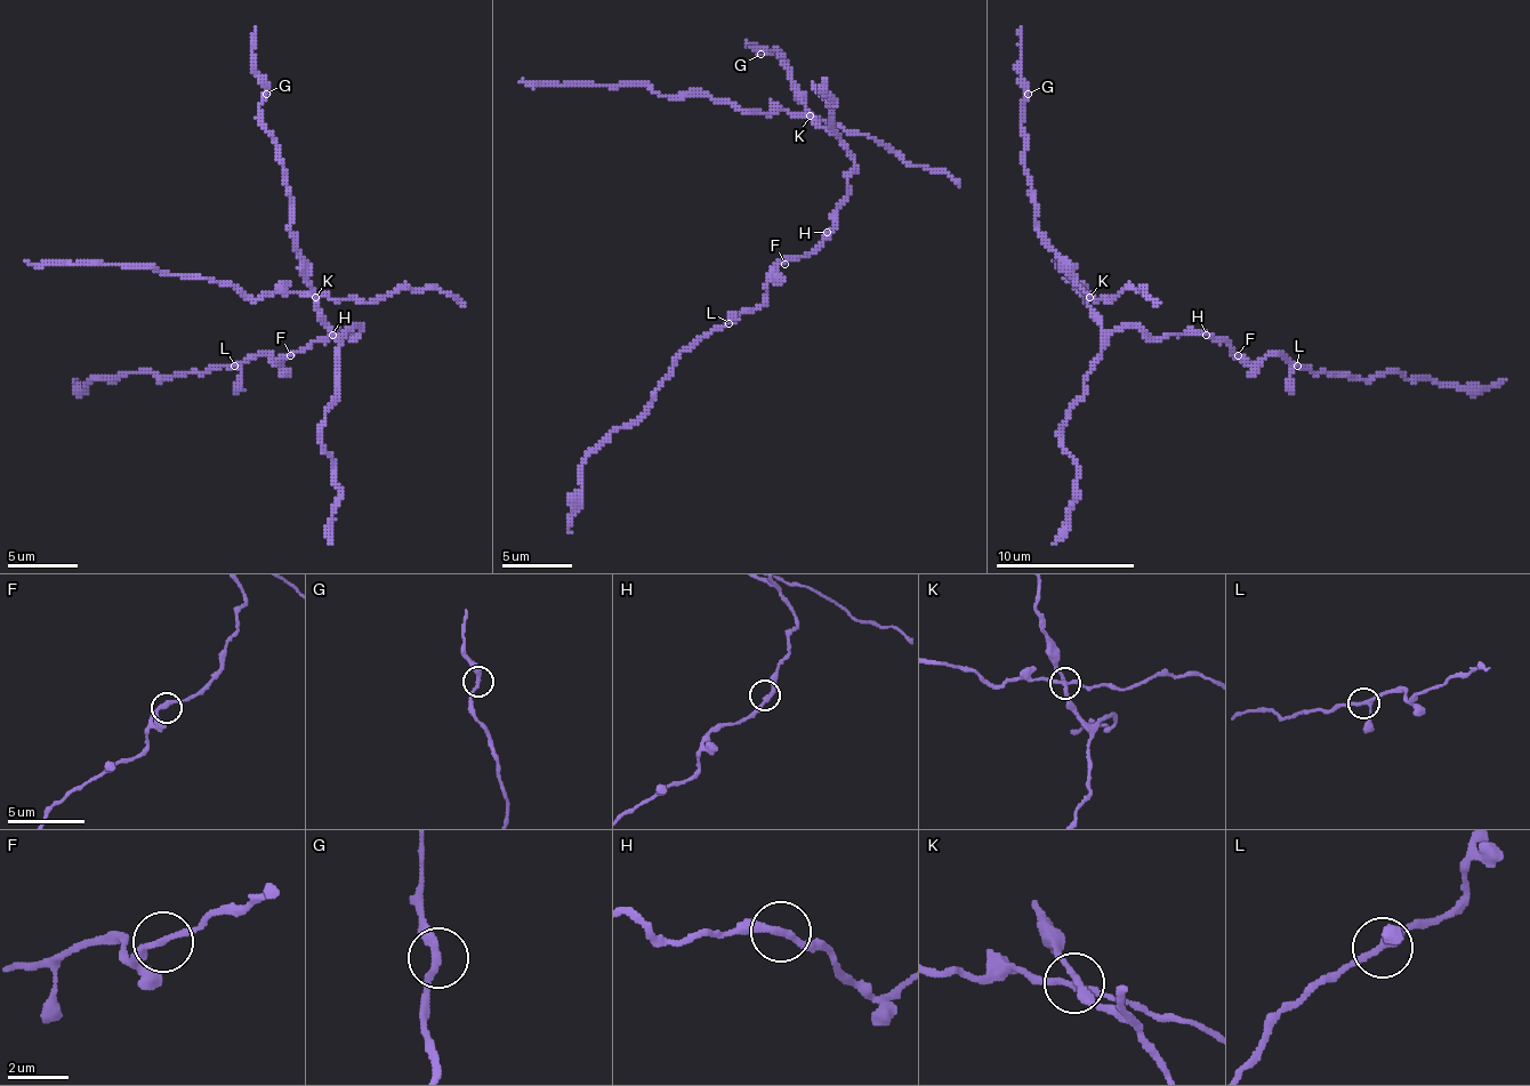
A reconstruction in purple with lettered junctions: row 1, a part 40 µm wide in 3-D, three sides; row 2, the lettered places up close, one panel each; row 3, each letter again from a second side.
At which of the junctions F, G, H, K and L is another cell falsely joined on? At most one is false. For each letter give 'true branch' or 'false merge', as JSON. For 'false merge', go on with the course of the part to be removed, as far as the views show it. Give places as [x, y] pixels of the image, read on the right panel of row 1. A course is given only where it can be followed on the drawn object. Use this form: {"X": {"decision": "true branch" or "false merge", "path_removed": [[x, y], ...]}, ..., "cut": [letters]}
{"F": {"decision": "true branch"}, "G": {"decision": "true branch"}, "H": {"decision": "true branch"}, "K": {"decision": "false merge", "path_removed": [[1090, 296], [1084, 292], [1084, 299], [1070, 275], [1056, 260]]}, "L": {"decision": "true branch"}, "cut": ["K"]}

